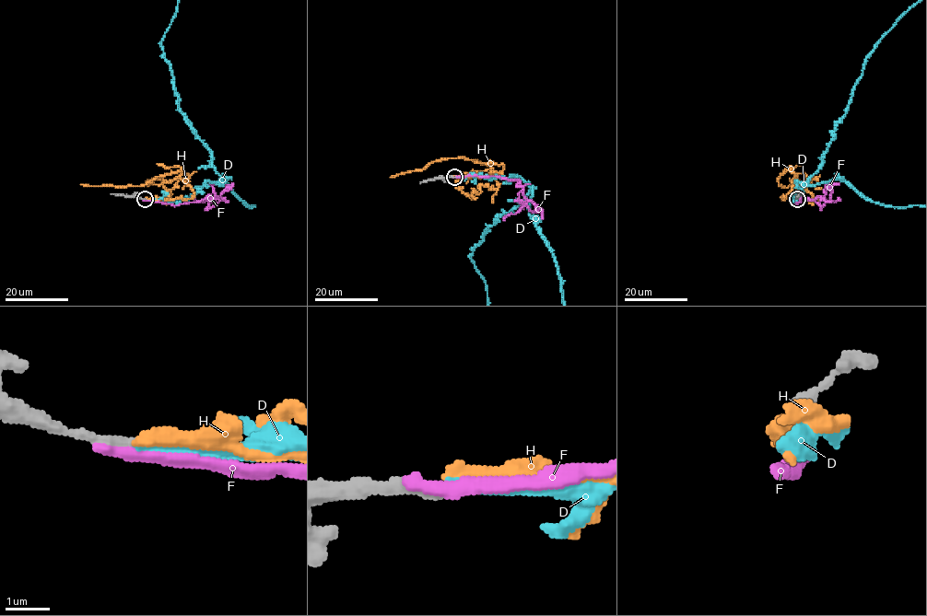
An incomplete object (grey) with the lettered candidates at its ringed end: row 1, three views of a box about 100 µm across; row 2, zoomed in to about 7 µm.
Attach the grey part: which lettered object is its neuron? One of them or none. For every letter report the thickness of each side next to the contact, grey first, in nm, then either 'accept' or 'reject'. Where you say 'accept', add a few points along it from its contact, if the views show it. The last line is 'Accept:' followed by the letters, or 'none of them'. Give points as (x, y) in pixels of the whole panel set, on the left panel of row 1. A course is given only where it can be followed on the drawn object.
D: 280 nm thick on the grey side, 220 nm on the other; accept
F: 340 nm thick on the grey side, 360 nm on the other; reject
H: 280 nm thick on the grey side, 360 nm on the other; reject
Accept: D

